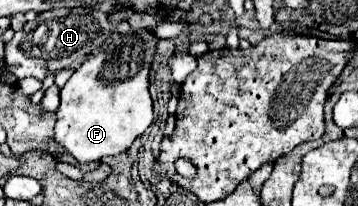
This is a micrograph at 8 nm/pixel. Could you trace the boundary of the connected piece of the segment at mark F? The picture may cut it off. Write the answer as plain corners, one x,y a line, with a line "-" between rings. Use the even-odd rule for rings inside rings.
140,30
136,34
114,34
110,44
96,56
88,58
66,82
60,90
60,108
56,112
56,126
54,126
54,140
72,154
78,162
98,162
104,156
116,156
126,152
132,142
144,134
144,130
152,124
152,98
148,92
148,72
150,62
156,50
158,38
152,36
148,30

